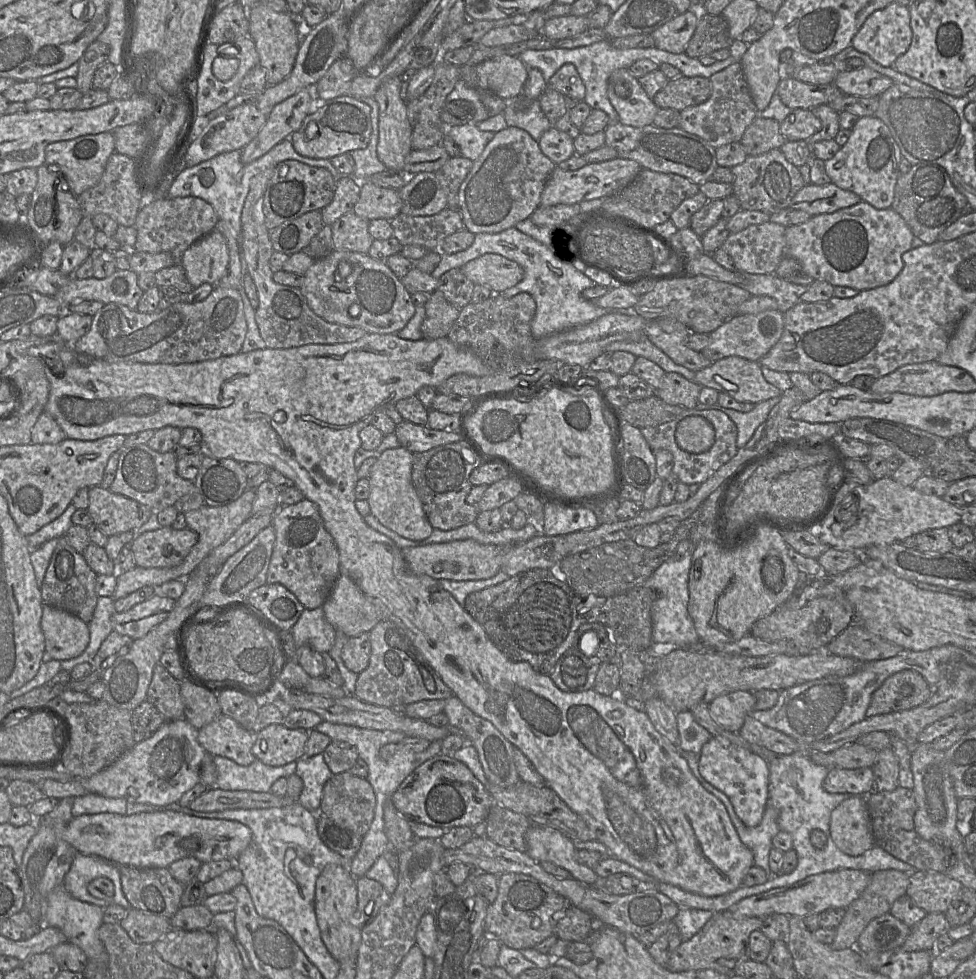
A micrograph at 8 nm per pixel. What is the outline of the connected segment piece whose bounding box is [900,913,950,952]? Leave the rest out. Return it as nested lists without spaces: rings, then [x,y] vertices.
[[[927,913],[911,928],[909,936],[900,949],[907,952],[930,951],[935,940],[949,929],[950,925],[944,913]]]

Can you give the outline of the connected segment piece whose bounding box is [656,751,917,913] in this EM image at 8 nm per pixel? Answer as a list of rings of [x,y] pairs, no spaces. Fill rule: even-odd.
[[[797,751],[789,755],[776,755],[767,760],[770,771],[768,803],[761,822],[755,827],[747,827],[740,820],[735,813],[733,804],[725,793],[715,788],[713,785],[710,785],[710,790],[708,790],[724,804],[740,840],[753,852],[754,865],[759,866],[765,871],[768,876],[768,881],[759,885],[739,887],[732,892],[712,897],[688,892],[676,885],[663,882],[657,883],[656,890],[670,898],[680,908],[689,907],[717,913],[727,911],[746,897],[760,894],[774,888],[791,885],[808,876],[824,872],[841,869],[861,870],[870,874],[888,869],[906,873],[917,871],[914,866],[893,857],[878,845],[875,845],[859,856],[847,855],[836,846],[830,835],[831,813],[844,800],[854,795],[827,792],[822,784],[830,768],[814,763],[810,758],[810,752],[811,751]],[[780,830],[791,834],[793,849],[797,853],[798,863],[791,873],[776,875],[769,867],[769,853],[773,848],[772,839]],[[814,830],[820,830],[826,835],[827,841],[823,848],[815,848],[812,845],[810,838]]]

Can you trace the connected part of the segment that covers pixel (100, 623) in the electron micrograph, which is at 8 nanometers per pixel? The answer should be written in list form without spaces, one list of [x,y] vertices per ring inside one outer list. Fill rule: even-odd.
[[[98,596],[96,608],[93,617],[88,623],[90,639],[89,644],[84,652],[76,658],[62,660],[61,667],[63,670],[71,671],[74,666],[91,662],[97,654],[102,642],[112,632],[111,617],[114,613],[113,597]]]

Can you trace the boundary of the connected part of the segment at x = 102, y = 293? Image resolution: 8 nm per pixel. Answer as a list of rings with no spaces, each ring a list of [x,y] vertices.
[[[116,270],[104,279],[71,277],[55,297],[65,305],[80,300],[94,300],[104,304],[118,303],[137,310],[144,293],[138,285],[137,276],[132,270]]]

